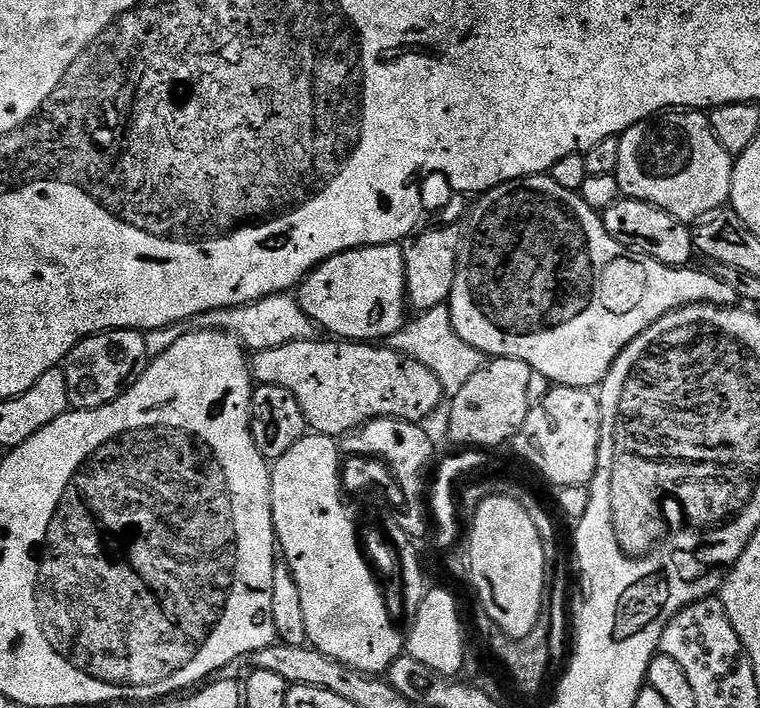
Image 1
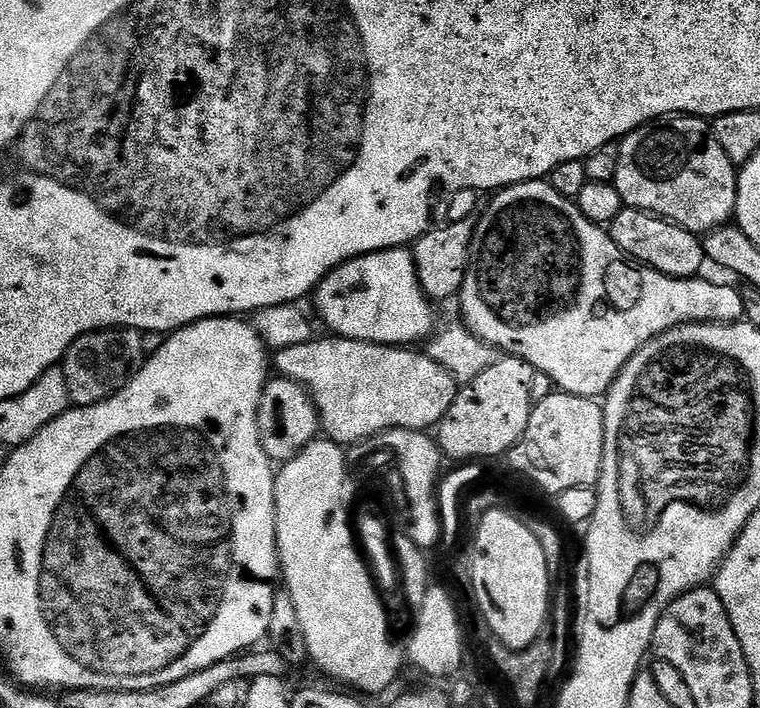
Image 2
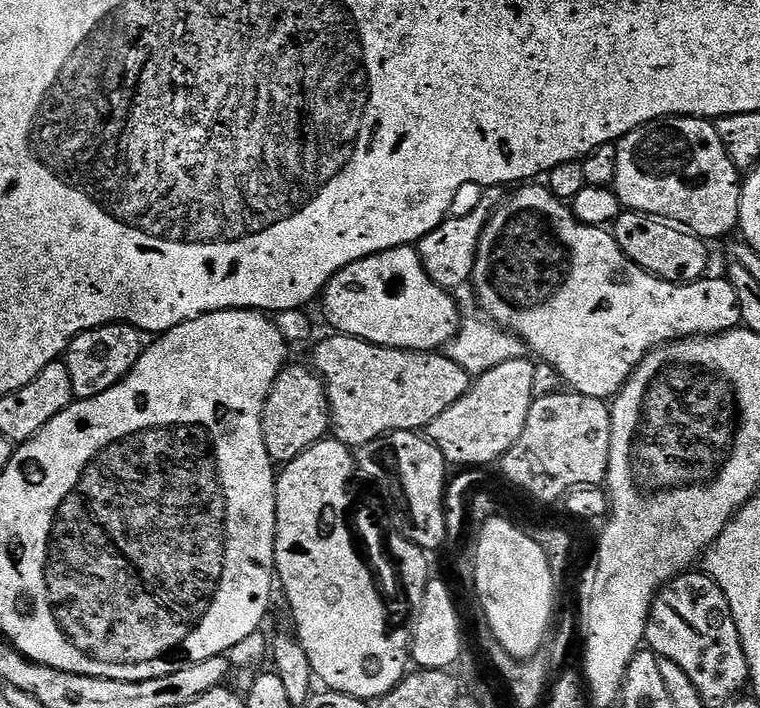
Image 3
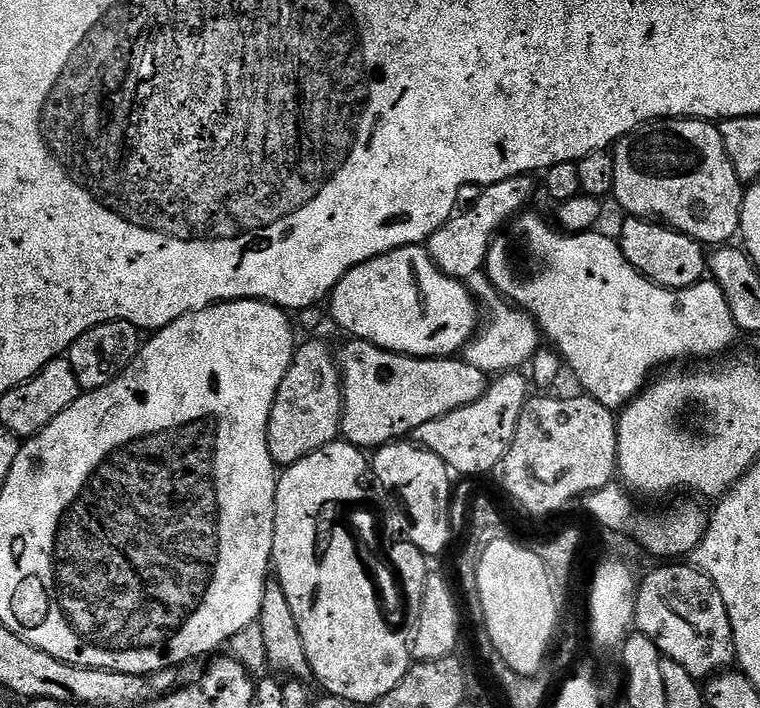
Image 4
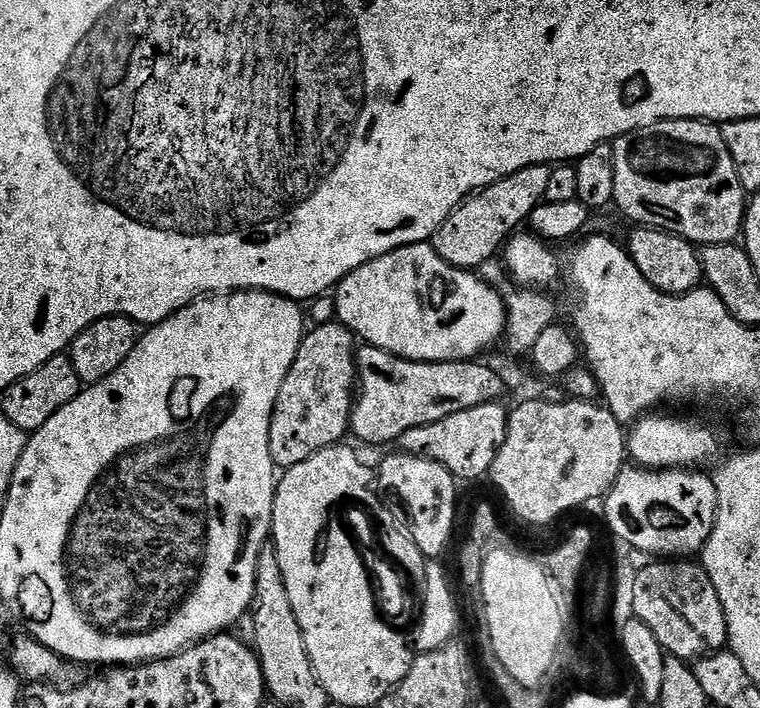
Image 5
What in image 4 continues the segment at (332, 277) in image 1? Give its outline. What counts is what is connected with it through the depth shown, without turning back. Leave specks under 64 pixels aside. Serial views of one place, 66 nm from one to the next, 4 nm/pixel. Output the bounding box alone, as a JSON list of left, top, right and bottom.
[330,247,477,358]

